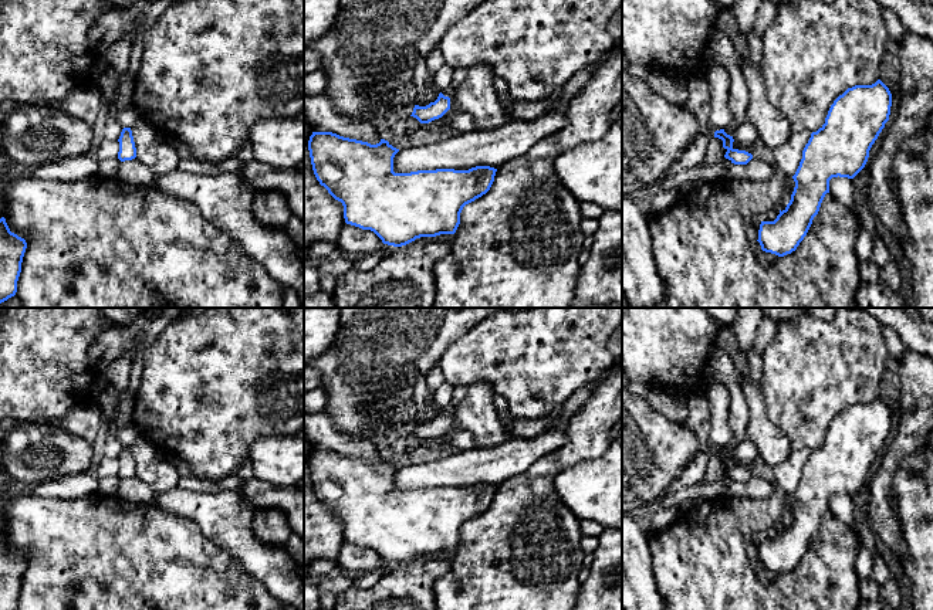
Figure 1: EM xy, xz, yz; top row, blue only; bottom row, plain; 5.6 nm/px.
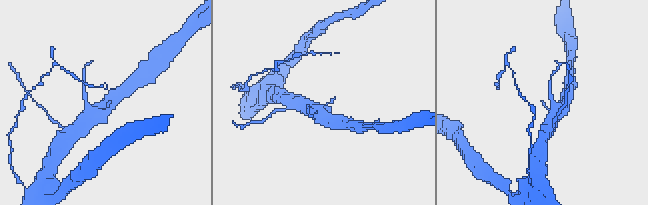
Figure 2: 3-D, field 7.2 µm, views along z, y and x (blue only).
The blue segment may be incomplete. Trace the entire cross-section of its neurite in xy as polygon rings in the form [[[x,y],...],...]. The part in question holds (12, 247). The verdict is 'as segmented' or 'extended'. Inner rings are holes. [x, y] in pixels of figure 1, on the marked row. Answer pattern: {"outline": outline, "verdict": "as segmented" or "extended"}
{"outline": [[[0,218],[0,304],[14,296],[27,248],[24,238],[11,233],[6,218]]], "verdict": "as segmented"}

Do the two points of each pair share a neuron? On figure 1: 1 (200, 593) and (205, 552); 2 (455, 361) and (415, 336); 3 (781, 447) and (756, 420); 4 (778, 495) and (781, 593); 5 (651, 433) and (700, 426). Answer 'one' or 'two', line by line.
1: one
2: two
3: one
4: one
5: two

